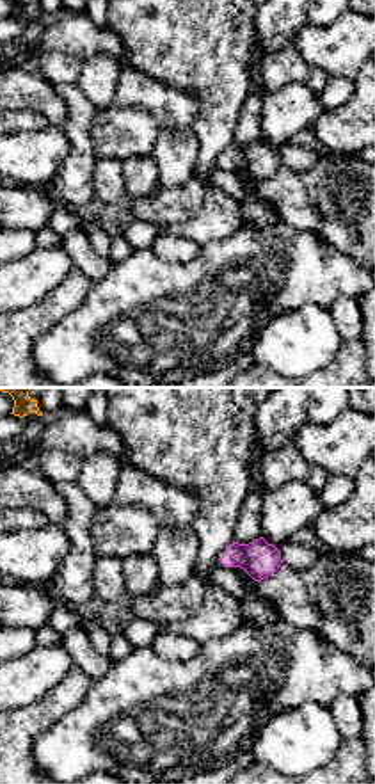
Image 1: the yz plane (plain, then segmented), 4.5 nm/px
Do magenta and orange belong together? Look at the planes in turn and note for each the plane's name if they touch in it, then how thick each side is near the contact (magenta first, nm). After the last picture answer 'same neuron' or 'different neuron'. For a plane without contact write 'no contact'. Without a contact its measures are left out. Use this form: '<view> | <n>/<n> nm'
no contact

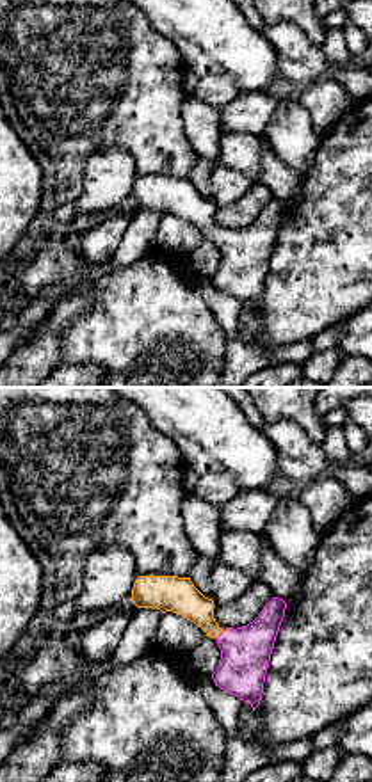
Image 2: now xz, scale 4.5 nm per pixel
xz | 220/160 nm

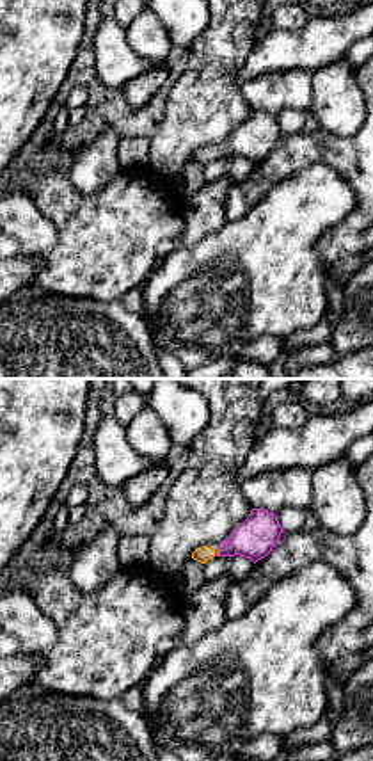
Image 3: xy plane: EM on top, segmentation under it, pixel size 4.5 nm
xy | 180/70 nm

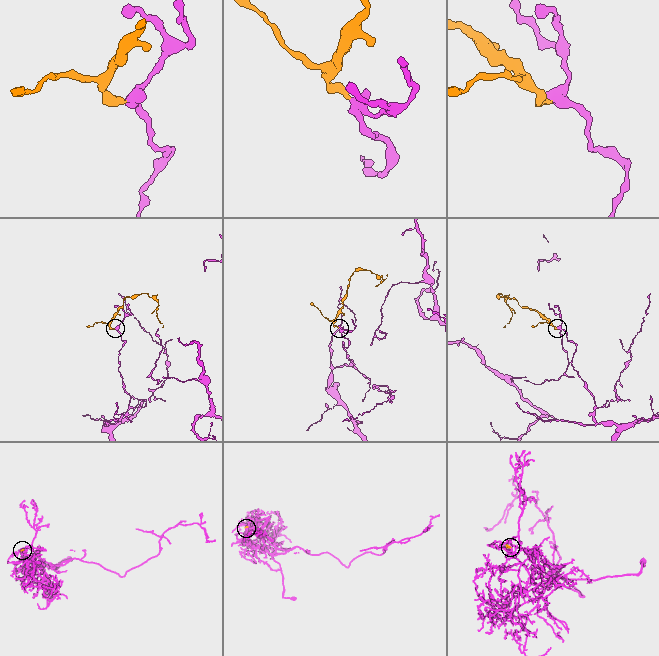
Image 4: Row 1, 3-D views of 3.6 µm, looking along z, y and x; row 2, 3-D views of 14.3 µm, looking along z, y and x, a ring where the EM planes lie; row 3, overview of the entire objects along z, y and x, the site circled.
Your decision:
same neuron

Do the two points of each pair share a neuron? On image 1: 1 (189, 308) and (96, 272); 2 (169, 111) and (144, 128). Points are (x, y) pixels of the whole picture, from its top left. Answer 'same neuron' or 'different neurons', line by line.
1: different neurons
2: different neurons

